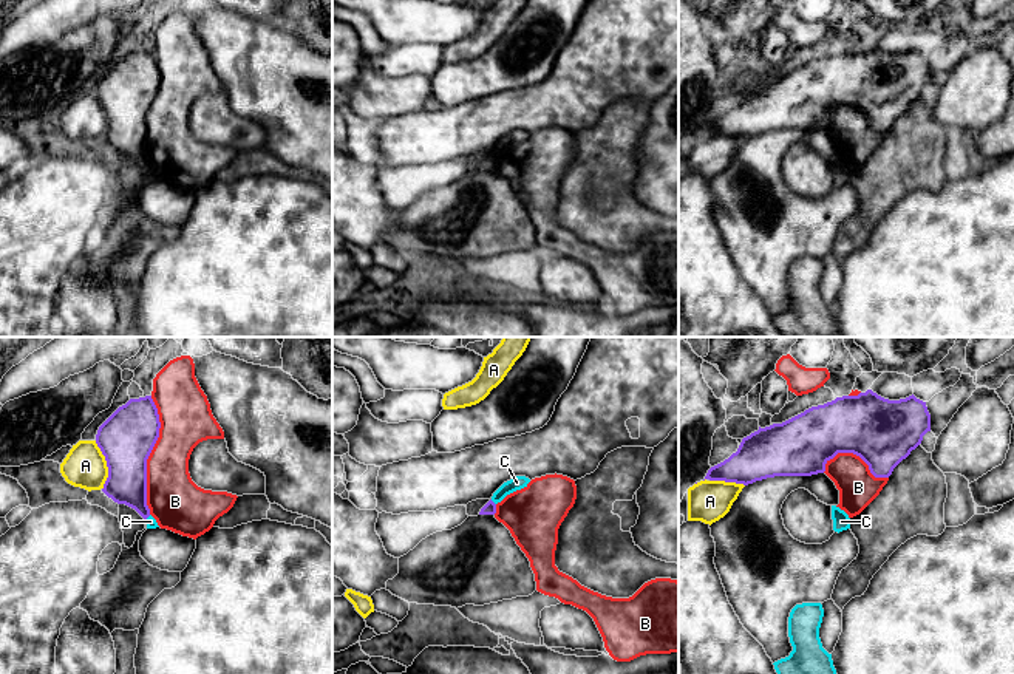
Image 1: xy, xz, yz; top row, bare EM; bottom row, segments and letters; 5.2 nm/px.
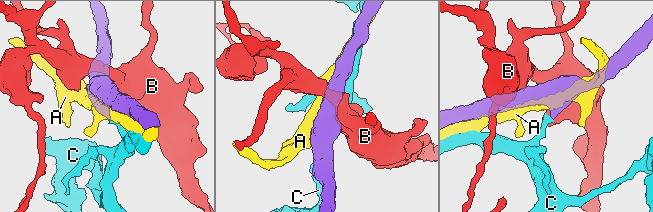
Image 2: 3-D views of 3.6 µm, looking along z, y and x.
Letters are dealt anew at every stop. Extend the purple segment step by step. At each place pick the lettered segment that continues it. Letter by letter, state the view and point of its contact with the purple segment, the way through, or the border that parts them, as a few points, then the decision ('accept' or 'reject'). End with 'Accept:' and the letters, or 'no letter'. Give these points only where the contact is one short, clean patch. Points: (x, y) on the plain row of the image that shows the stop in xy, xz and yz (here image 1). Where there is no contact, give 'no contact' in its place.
A: xy (107, 119) | reject
B: xy (149, 108) | reject
C: xz (493, 156) | along xz (490, 153), (495, 158) | reject
Accept: no letter

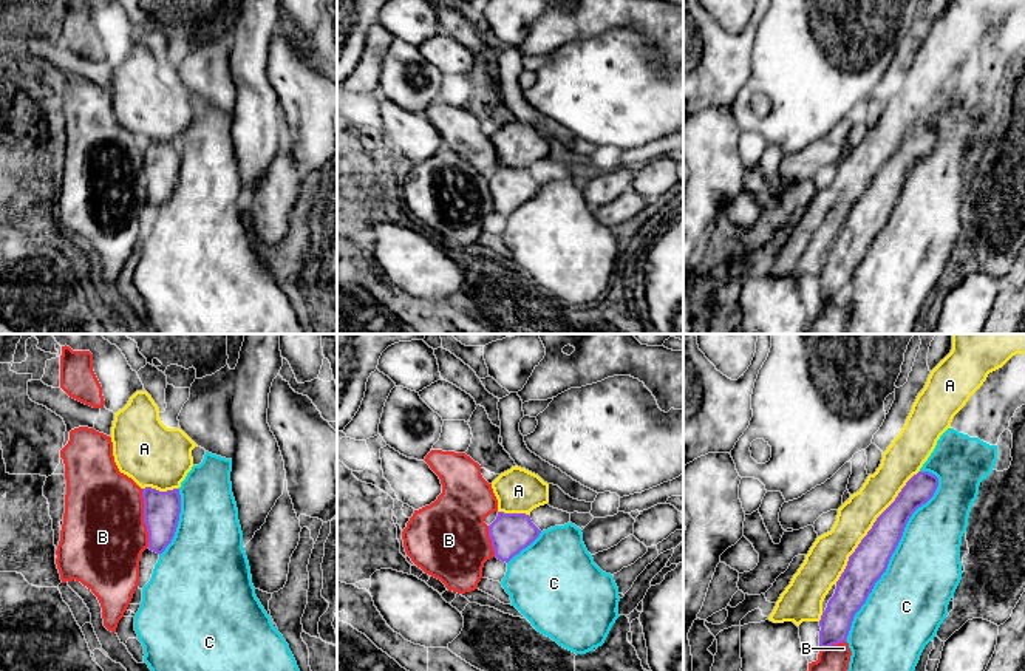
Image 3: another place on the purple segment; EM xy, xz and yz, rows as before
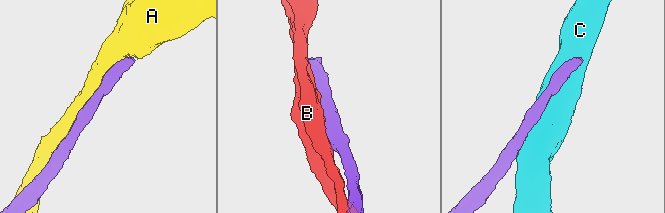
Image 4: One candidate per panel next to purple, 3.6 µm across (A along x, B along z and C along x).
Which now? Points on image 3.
A: yz (872, 181) | accept
B: xy (144, 172) | reject
C: yz (891, 209) | reject
Accept: A

